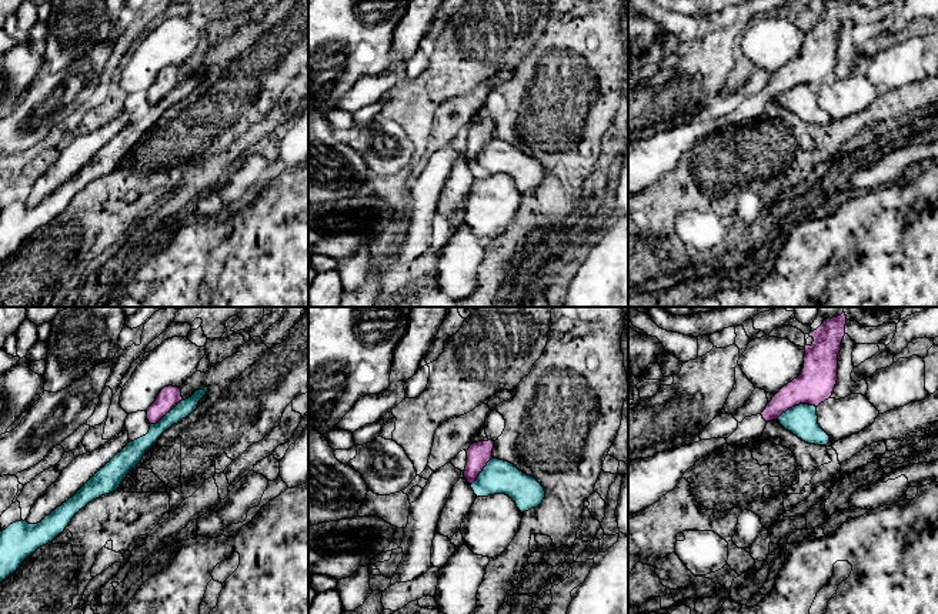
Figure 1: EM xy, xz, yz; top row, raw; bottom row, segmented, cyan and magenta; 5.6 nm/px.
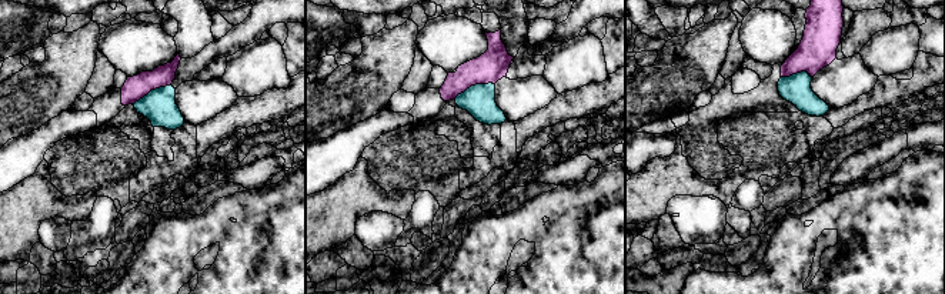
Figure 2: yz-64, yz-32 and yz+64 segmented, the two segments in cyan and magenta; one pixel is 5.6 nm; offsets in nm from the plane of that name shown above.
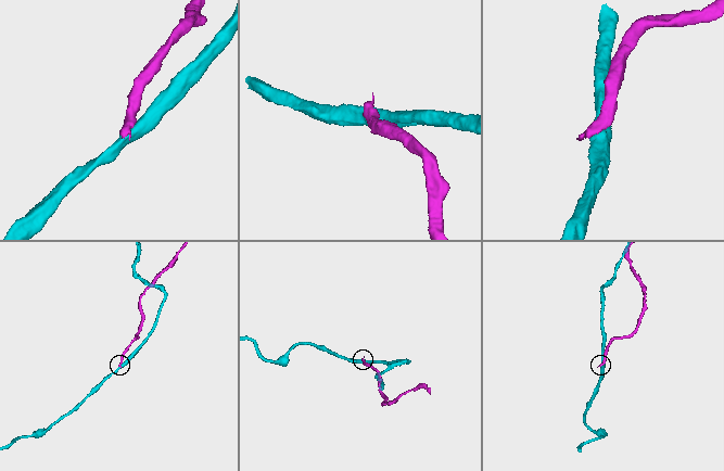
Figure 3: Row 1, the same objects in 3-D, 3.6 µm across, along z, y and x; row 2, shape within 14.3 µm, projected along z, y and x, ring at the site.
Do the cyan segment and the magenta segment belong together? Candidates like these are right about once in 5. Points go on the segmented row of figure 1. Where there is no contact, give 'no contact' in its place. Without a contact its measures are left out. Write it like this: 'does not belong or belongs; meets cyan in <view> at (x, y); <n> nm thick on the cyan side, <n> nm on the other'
does not belong; meets cyan in yz at (795, 406); 180 nm thick on the cyan side, 200 nm on the other

